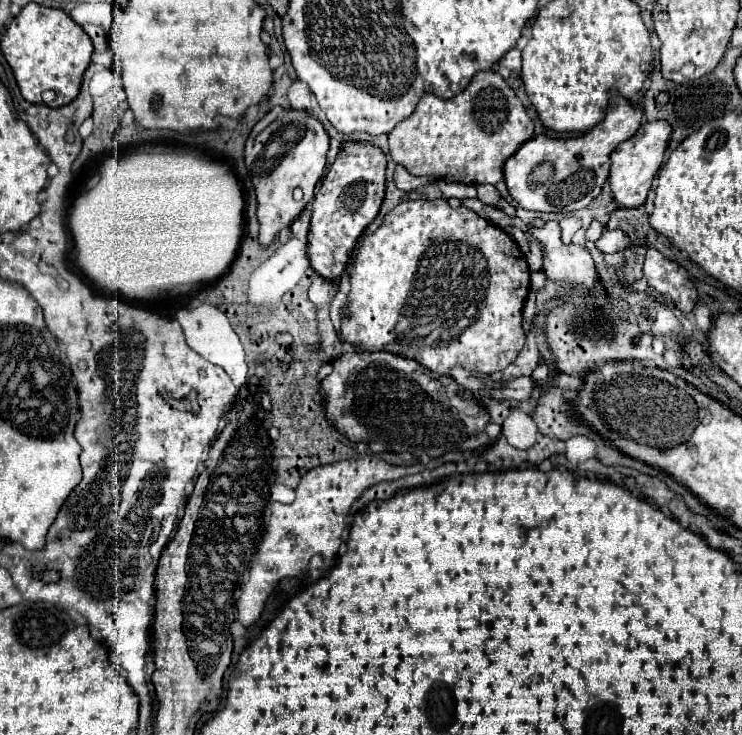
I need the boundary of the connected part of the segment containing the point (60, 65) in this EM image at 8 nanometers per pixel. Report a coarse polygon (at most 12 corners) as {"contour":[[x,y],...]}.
{"contour":[[29,3],[1,35],[25,101],[69,105],[93,41],[63,9]]}

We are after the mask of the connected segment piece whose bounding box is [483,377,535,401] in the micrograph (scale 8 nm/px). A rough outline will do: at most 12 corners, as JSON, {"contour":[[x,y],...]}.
{"contour":[[531,377],[507,381],[491,395],[497,399],[529,401],[535,391]]}

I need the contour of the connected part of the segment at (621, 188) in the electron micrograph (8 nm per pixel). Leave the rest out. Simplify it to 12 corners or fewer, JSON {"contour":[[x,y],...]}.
{"contour":[[641,123],[611,155],[619,207],[641,207],[665,159],[669,123]]}

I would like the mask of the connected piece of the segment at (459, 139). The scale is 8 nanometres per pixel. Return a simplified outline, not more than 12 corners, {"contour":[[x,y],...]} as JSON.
{"contour":[[497,71],[389,133],[411,175],[497,185],[533,121]]}

